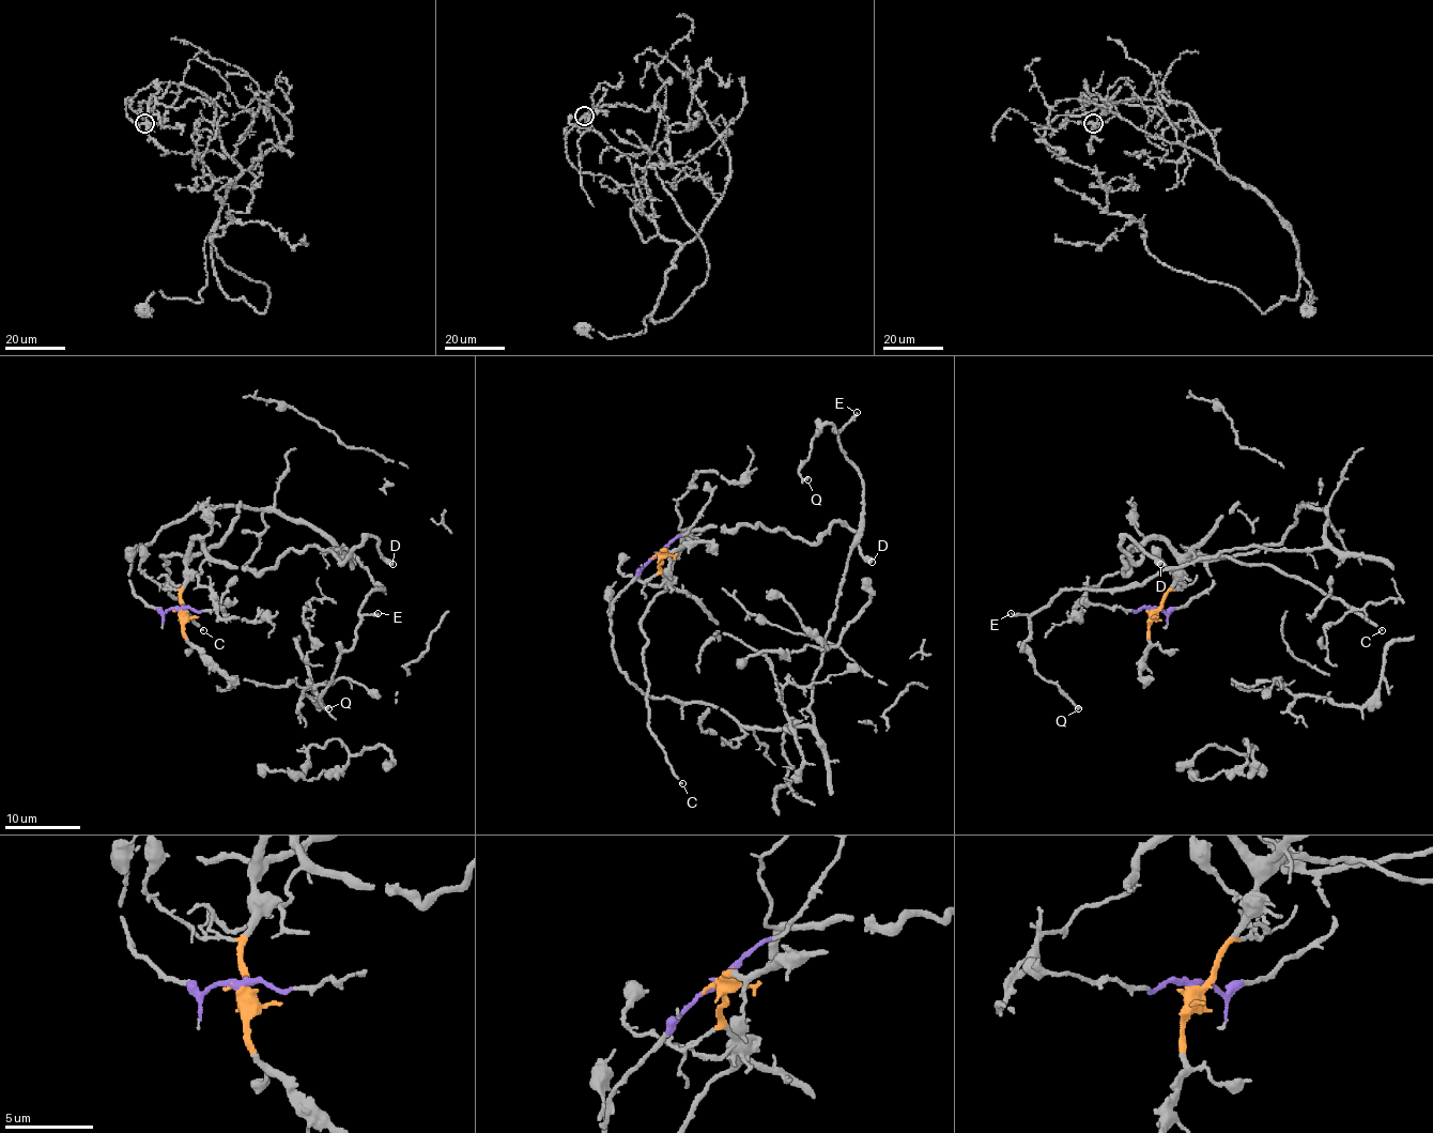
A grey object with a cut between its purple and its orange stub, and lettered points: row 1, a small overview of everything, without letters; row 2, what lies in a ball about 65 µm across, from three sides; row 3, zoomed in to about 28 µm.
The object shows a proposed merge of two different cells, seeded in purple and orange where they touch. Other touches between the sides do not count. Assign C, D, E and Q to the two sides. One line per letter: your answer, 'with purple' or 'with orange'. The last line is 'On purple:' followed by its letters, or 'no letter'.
C: with orange
D: with orange
E: with purple
Q: with purple
On purple: E, Q

